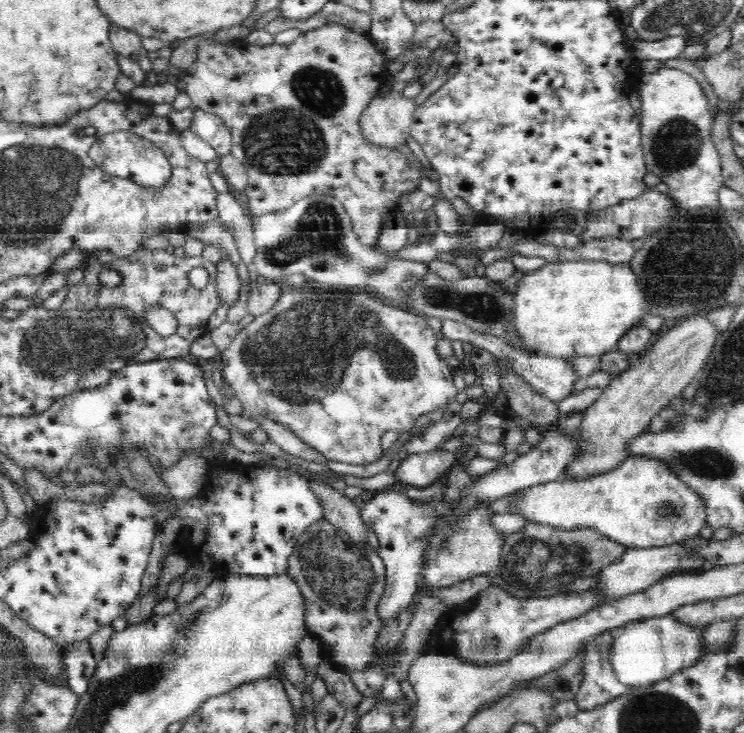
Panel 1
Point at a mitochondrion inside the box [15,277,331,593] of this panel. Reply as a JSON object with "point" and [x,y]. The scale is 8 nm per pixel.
{"point":[60,344]}

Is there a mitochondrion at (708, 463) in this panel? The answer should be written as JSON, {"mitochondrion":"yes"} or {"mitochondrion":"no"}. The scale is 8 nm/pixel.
{"mitochondrion":"yes"}

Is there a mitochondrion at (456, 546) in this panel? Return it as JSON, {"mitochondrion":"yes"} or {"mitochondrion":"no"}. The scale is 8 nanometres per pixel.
{"mitochondrion":"yes"}

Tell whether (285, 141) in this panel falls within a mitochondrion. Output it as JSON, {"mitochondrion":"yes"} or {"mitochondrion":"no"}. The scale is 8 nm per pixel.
{"mitochondrion":"yes"}

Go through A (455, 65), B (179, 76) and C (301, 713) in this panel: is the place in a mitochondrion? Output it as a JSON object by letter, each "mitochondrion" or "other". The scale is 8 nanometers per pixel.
{"A":"other","B":"other","C":"other"}

